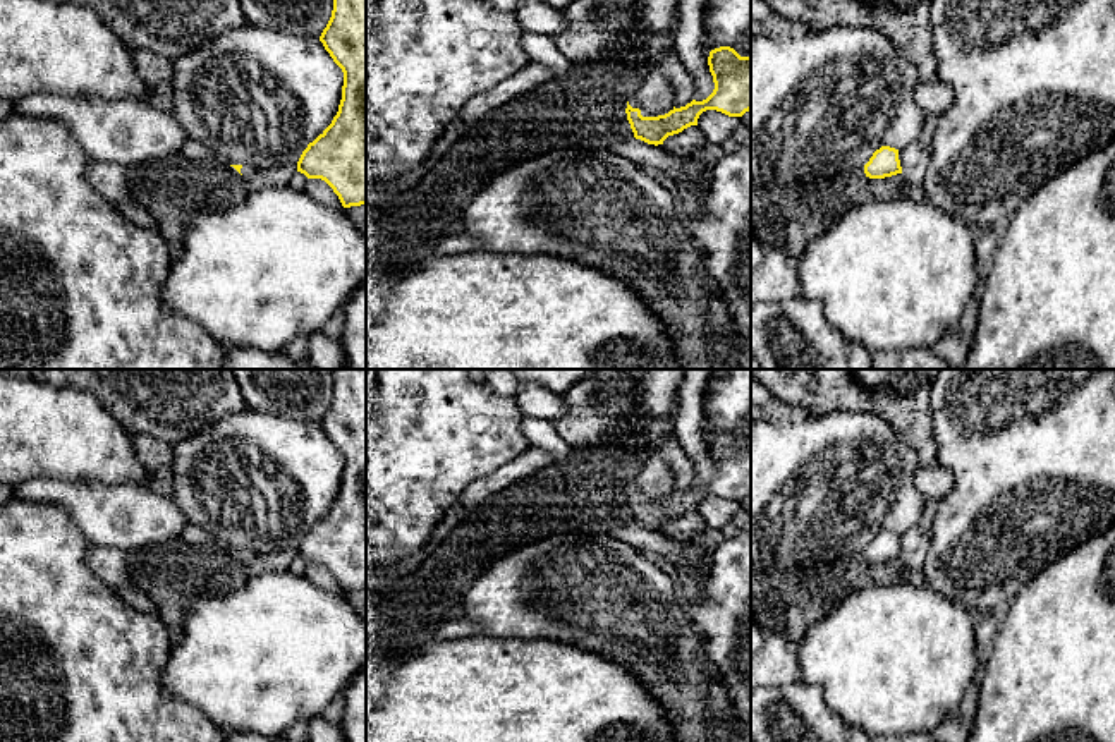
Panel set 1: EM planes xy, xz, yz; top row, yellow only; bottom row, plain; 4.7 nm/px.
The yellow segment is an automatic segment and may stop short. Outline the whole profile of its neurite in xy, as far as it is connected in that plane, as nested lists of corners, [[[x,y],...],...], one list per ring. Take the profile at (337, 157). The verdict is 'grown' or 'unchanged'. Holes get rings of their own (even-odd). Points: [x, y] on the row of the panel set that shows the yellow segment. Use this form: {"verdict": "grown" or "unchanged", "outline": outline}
{"verdict": "unchanged", "outline": [[[333,0],[320,41],[344,72],[342,100],[332,124],[302,151],[297,172],[325,180],[344,208],[366,204],[366,0]]]}

